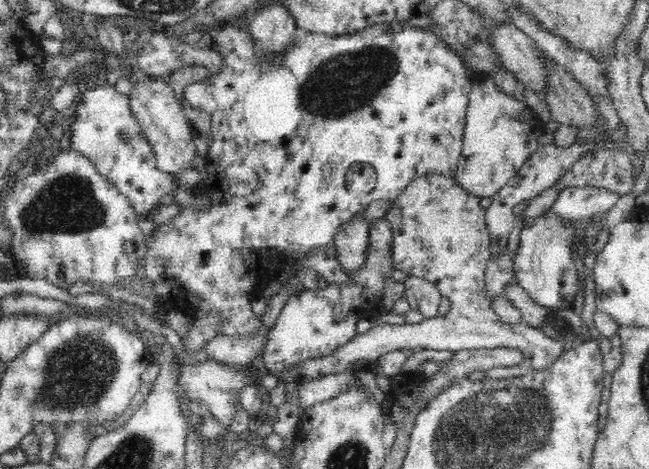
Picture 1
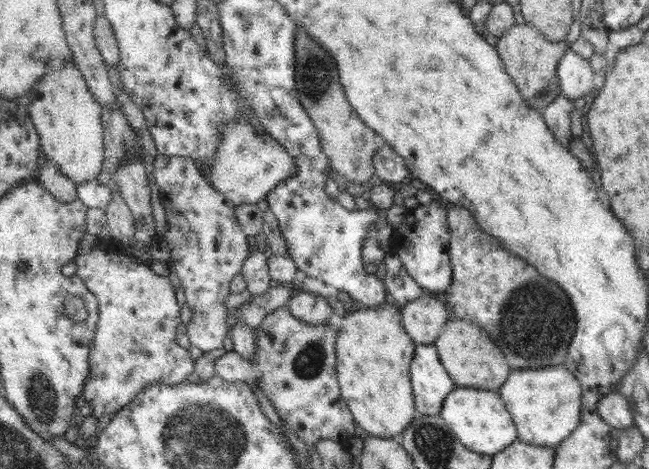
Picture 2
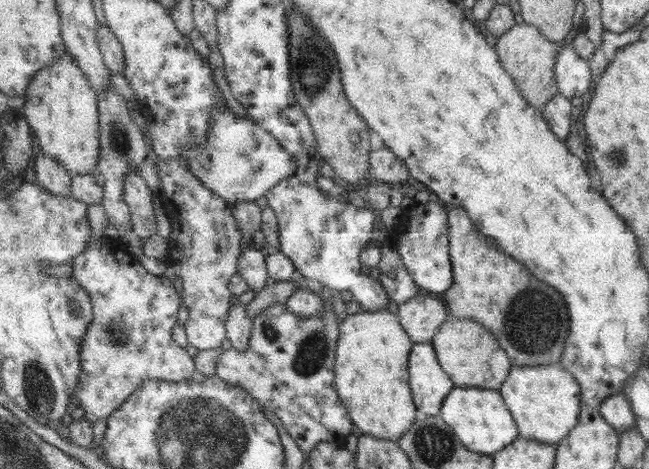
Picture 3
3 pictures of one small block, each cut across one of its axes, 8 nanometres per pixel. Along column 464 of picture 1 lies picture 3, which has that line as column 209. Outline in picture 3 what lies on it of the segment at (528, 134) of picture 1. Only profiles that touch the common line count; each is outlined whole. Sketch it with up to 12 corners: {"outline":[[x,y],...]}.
{"outline":[[217,108],[208,141],[180,156],[230,203],[295,174],[253,119]]}

